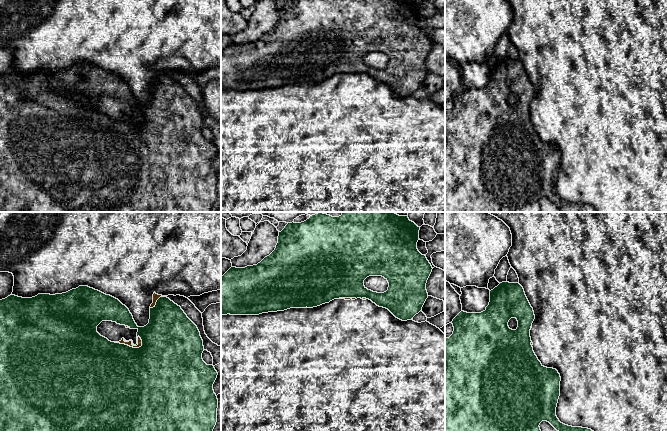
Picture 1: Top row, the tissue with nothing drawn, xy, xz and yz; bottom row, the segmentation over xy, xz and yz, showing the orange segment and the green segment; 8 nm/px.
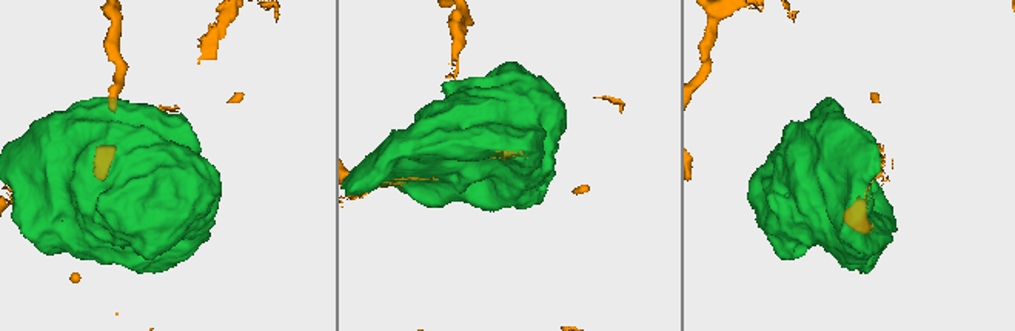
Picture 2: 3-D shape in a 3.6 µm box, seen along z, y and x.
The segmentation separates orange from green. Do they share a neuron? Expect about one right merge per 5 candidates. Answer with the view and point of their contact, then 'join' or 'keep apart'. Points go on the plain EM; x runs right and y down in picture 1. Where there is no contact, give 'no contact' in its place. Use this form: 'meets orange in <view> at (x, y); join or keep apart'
meets orange in xy at (128, 121); keep apart

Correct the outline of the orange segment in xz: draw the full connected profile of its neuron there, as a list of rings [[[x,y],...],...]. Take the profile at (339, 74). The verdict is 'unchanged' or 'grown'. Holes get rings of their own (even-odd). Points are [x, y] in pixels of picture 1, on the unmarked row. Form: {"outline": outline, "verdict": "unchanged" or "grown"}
{"outline": [[[339,74],[313,84],[290,84],[259,91],[221,91],[221,212],[445,212],[445,110],[427,97],[402,97],[366,74]]], "verdict": "grown"}

